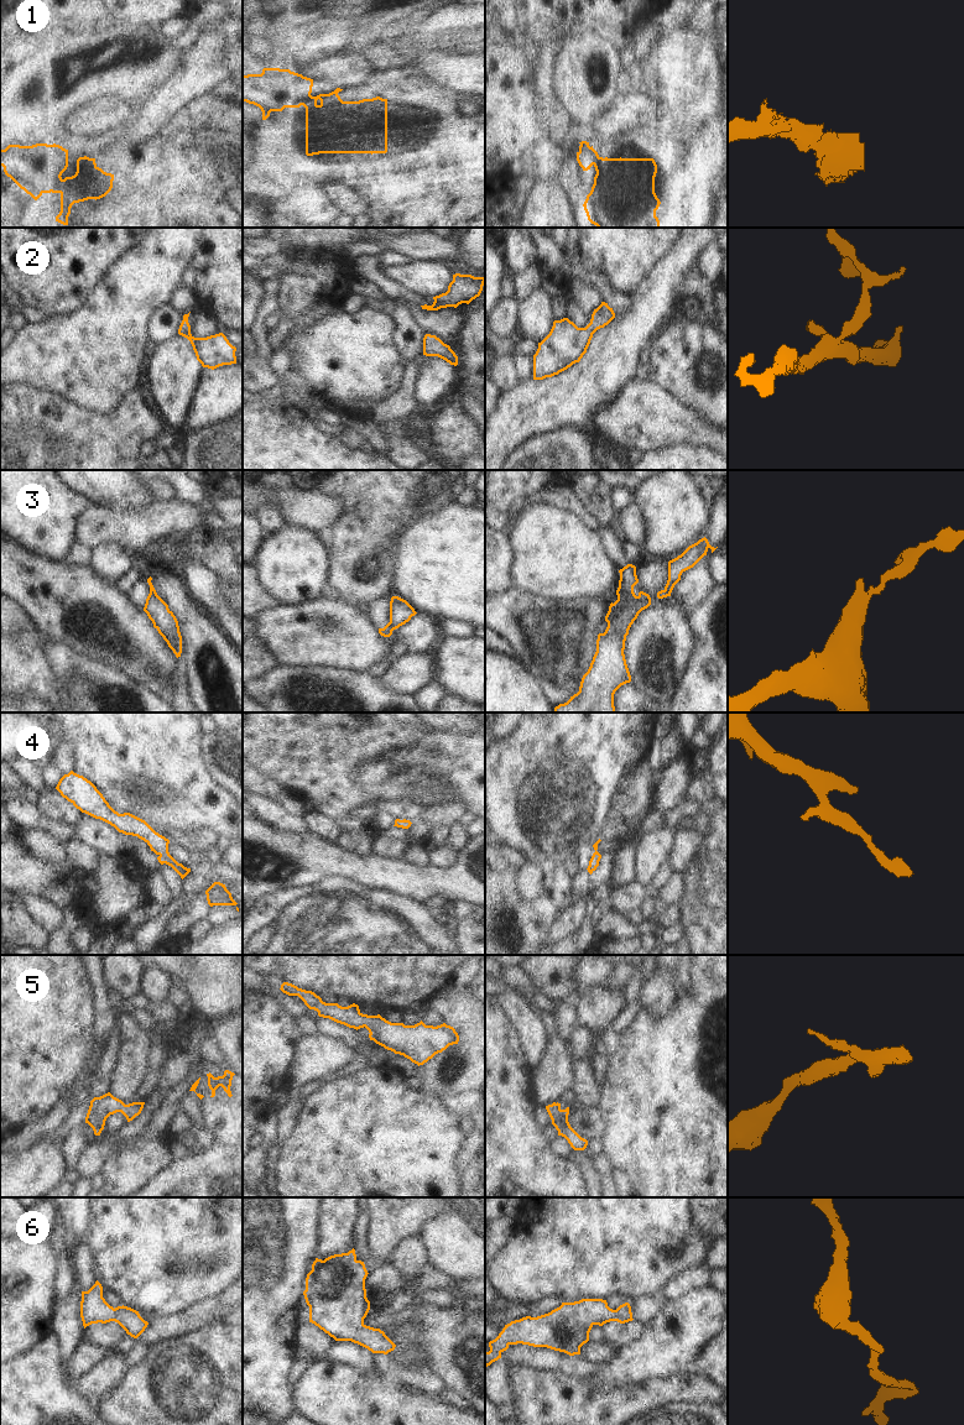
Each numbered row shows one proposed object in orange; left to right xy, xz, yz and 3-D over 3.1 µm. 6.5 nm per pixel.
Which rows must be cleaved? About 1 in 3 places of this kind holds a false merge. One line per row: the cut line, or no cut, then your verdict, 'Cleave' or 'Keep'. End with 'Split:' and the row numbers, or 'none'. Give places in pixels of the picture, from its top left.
1: Split along xy (63, 179), (60, 192). Cleave
2: No split. Keep
3: Split along yz (637, 596), (650, 603). Cleave
4: No split. Keep
5: No split. Keep
6: No split. Keep
Split: 1, 3.

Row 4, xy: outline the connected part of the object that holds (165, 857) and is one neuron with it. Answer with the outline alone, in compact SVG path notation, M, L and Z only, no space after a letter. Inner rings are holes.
M71 771L59 779L56 789L82 813L110 824L119 832L144 840L158 856L158 862L171 866L182 879L191 872L191 868L178 863L170 855L168 839L156 832L145 820L130 813L115 811L97 787L83 776Z

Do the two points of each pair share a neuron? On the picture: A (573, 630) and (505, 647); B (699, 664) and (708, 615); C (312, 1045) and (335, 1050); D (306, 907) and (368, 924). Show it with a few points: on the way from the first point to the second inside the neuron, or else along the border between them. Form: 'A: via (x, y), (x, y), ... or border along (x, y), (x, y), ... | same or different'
A: border along (498, 633), (516, 650), (519, 656), (530, 667) | different
B: via (708, 652), (708, 627) | same
C: via (318, 1050), (329, 1050) | same
D: via (321, 922), (327, 924), (353, 924) | same

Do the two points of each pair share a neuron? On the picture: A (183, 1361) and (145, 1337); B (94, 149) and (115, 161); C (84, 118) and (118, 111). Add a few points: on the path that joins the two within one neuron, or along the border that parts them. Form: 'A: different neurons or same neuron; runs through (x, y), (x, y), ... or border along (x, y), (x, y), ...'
A: different neurons; border along (185, 1336), (149, 1347)
B: same neuron; runs through (99, 154), (107, 161), (110, 161)
C: same neuron; runs through (93, 118), (103, 118), (109, 114)

